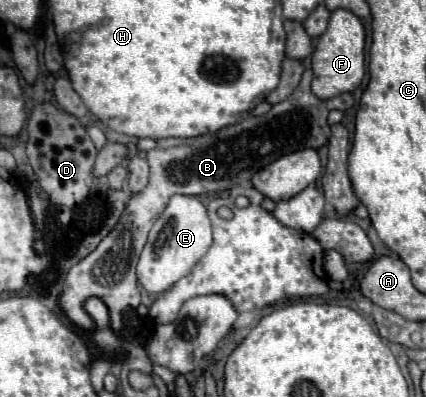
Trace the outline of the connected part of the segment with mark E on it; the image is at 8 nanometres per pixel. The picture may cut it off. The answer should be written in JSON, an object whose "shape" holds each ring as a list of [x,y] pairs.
{"shape":[[[173,195],[167,209],[155,221],[143,253],[137,263],[139,283],[149,293],[163,293],[173,287],[183,275],[191,271],[195,261],[199,261],[211,247],[211,221],[207,207],[193,195]]]}

